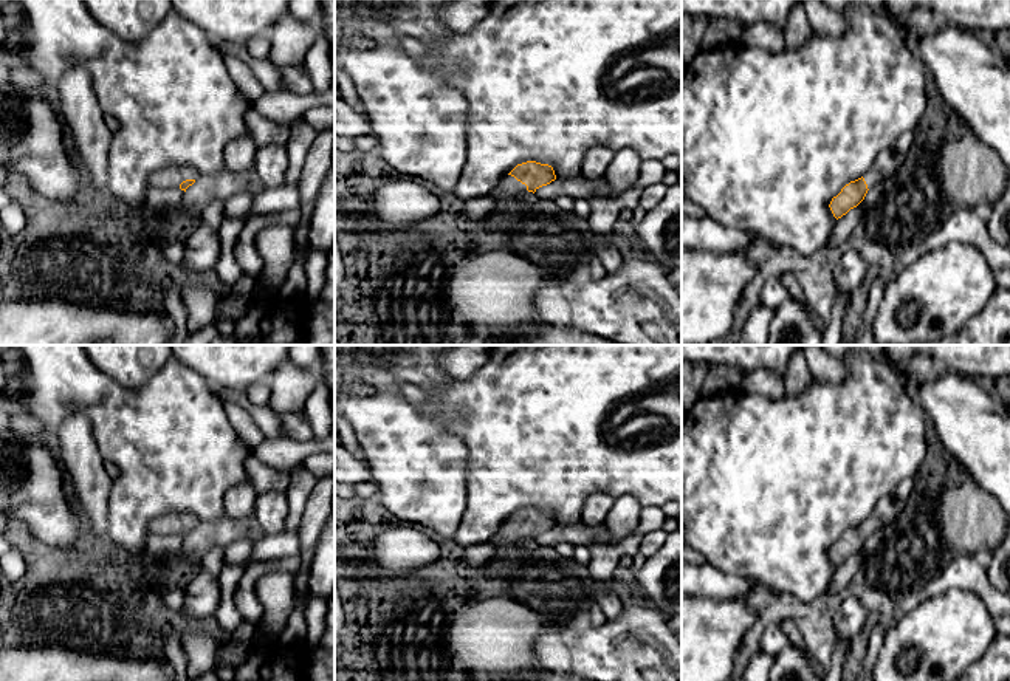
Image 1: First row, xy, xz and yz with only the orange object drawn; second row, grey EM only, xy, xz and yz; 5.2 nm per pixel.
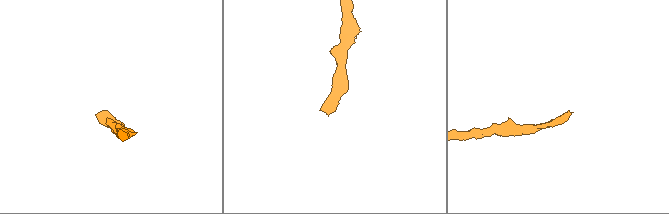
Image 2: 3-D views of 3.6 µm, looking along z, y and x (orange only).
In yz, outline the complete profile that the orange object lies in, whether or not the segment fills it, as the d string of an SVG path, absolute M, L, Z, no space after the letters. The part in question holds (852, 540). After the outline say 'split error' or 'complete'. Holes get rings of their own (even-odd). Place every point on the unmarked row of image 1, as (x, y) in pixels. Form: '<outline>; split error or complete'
M894 495L878 500L875 509L861 525L846 531L841 539L832 545L829 554L833 563L838 566L850 556L857 554L871 534L885 531L892 522L895 522L903 506L905 501L897 500Z; split error

